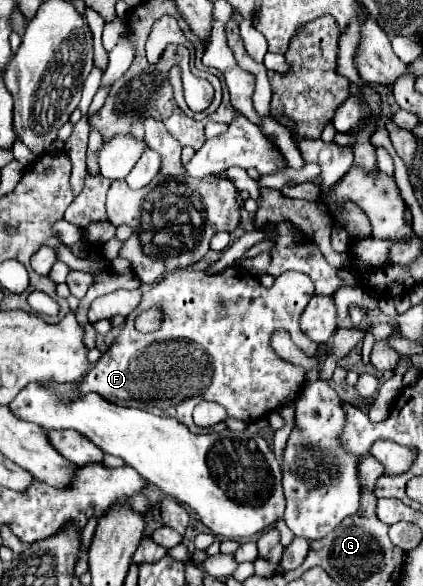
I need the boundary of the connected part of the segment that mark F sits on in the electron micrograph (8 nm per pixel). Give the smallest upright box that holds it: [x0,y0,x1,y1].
[78,266,318,432]

